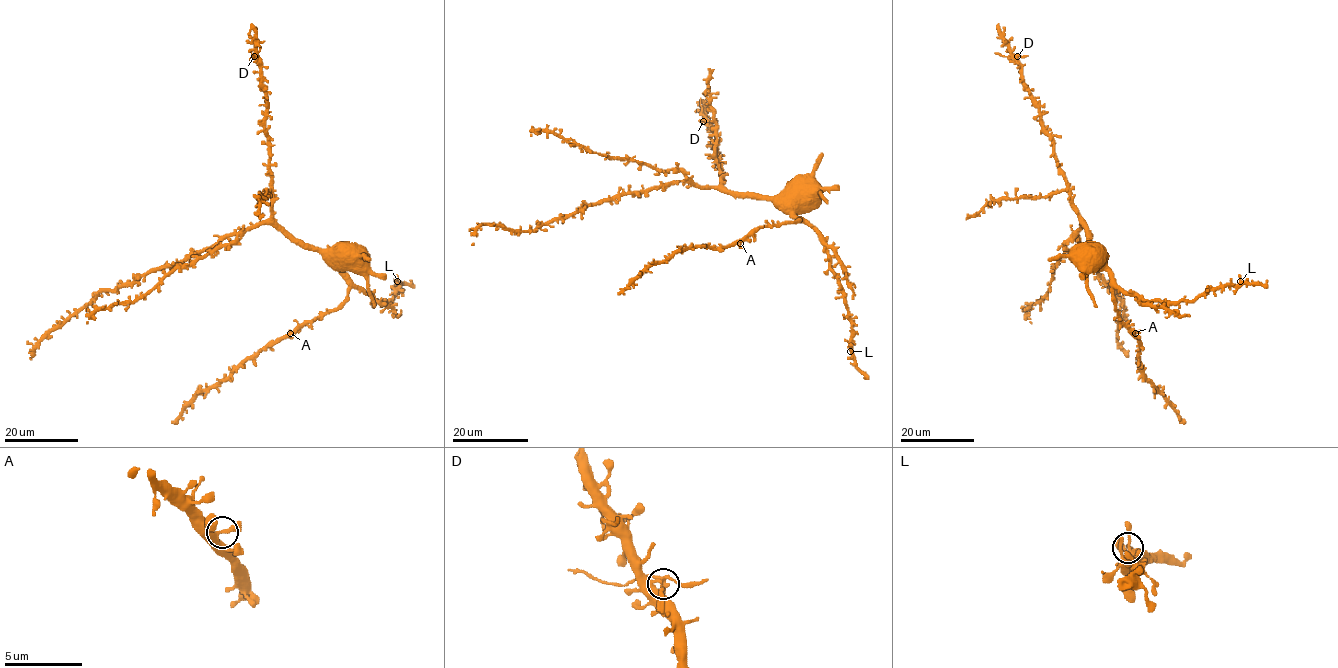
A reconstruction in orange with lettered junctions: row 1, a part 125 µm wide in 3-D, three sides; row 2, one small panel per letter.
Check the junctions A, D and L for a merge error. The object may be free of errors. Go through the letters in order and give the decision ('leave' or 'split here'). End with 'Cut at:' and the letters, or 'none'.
A: leave
D: split here
L: leave
Cut at: D

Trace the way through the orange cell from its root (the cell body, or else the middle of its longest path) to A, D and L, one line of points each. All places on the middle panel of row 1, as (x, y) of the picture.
A: (786, 202), (792, 204), (792, 212), (801, 219), (756, 228), (740, 243)
D: (786, 202), (792, 201), (784, 191), (774, 196), (730, 194), (722, 186), (715, 135), (703, 121)
L: (786, 202), (792, 204), (792, 212), (816, 232), (826, 248), (829, 270), (841, 286), (851, 319), (850, 351)

